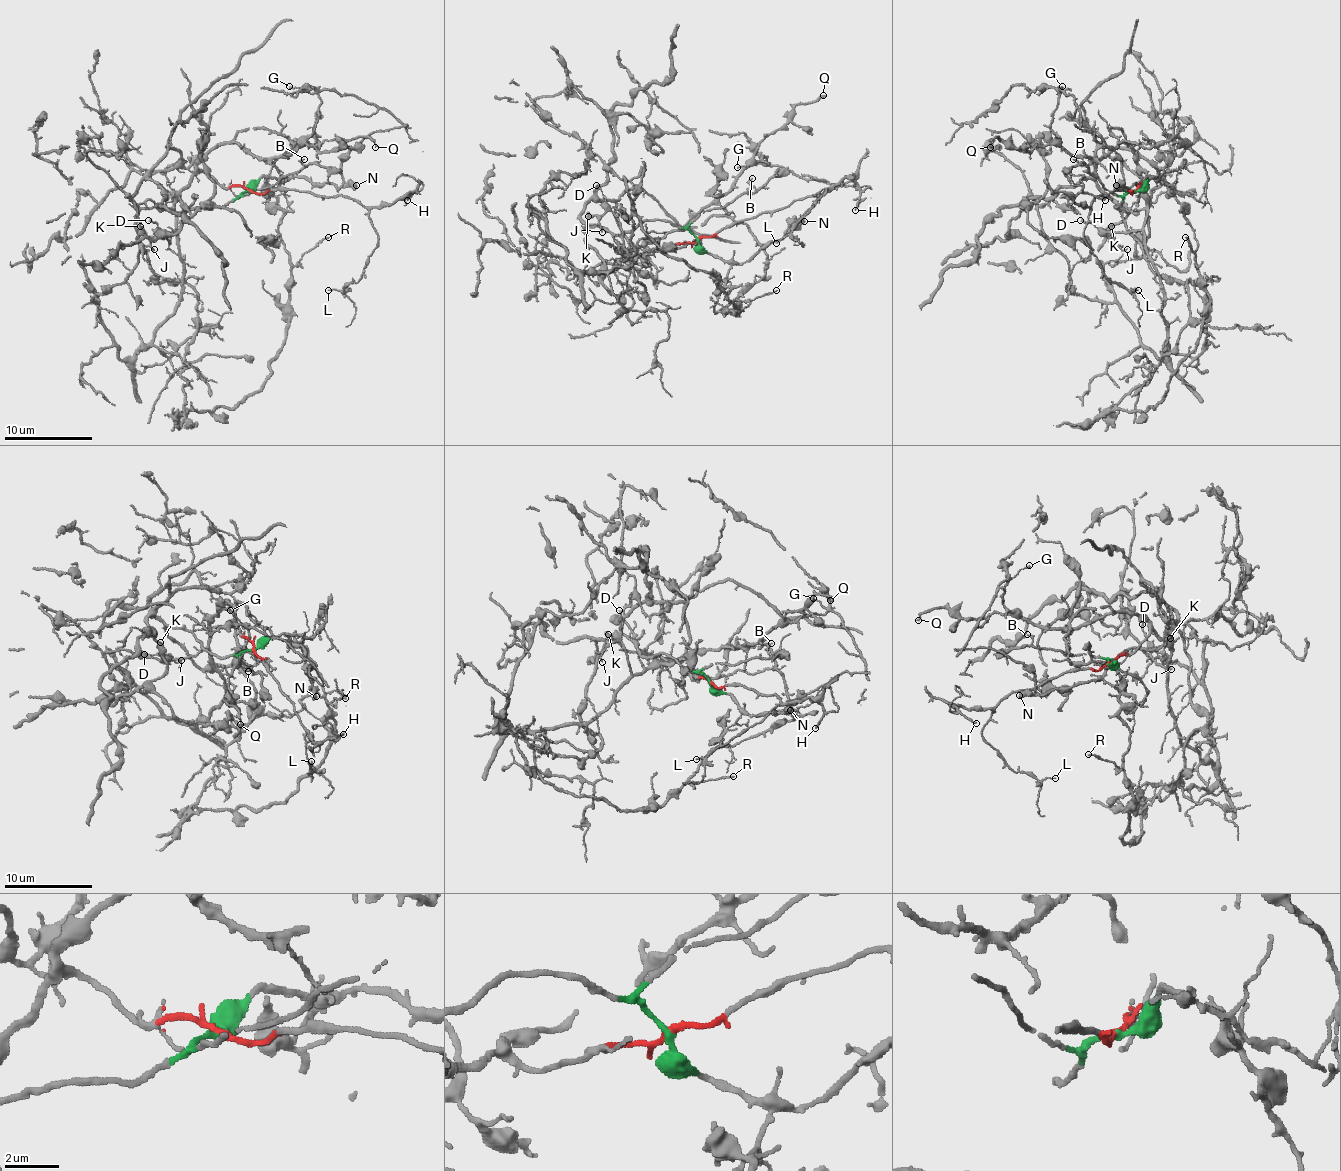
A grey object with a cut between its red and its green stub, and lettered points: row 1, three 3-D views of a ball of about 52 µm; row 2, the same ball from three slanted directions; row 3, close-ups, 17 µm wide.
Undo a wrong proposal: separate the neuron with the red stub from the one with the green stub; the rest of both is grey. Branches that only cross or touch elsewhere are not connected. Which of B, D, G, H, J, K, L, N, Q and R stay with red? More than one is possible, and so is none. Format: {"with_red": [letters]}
{"with_red": ["D", "G", "H", "J", "K", "L", "Q"]}

